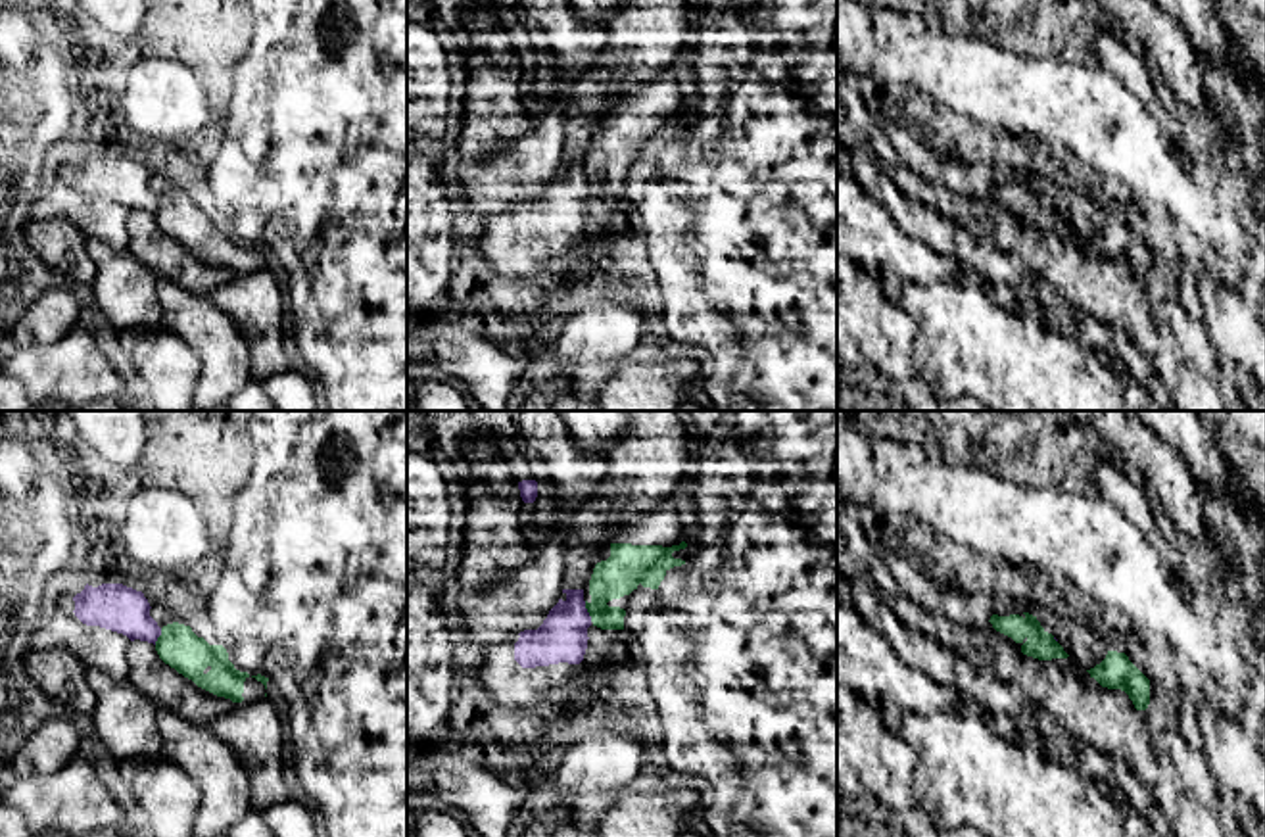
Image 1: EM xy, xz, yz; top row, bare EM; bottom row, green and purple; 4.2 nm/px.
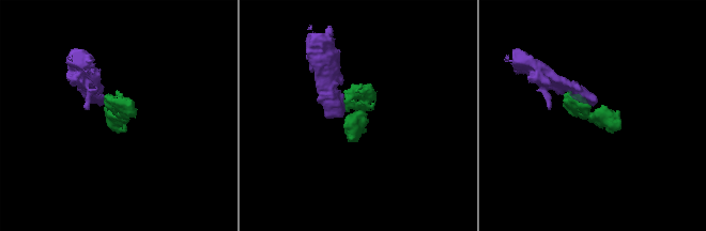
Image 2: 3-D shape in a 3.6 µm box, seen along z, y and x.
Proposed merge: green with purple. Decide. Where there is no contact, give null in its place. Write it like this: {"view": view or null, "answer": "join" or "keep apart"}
{"view": "xz", "answer": "keep apart"}

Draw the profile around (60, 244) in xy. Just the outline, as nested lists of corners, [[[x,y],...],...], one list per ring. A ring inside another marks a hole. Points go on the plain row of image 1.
[[[60,217],[50,221],[29,219],[21,232],[42,265],[65,275],[81,292],[86,292],[94,276],[94,263],[86,251],[88,240],[75,223]]]

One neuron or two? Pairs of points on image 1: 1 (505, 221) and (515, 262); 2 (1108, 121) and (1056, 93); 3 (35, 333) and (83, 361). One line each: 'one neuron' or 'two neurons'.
1: one neuron
2: one neuron
3: two neurons

